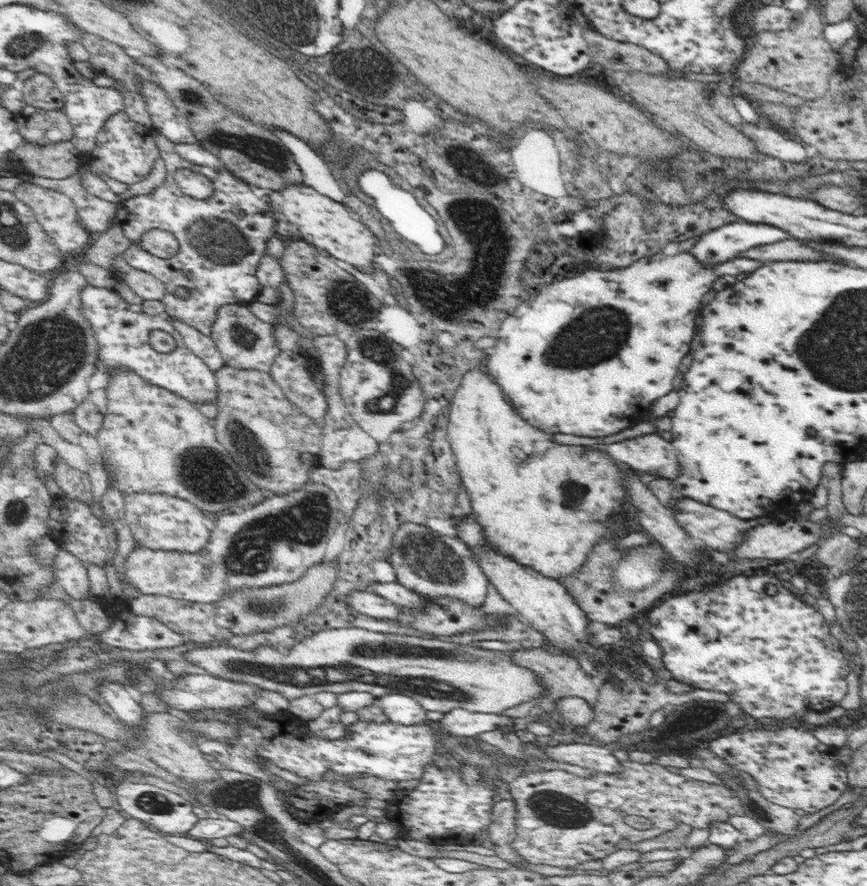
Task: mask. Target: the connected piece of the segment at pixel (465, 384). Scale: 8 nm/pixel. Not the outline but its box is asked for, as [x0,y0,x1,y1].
[447,366,629,579]

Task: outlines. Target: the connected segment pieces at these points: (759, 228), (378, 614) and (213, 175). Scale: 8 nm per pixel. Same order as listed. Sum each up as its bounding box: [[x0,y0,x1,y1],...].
[[691,220,786,266],[346,590,400,622],[116,134,277,335]]

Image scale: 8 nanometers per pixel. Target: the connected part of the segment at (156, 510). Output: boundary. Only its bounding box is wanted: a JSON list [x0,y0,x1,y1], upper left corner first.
[123,492,210,554]

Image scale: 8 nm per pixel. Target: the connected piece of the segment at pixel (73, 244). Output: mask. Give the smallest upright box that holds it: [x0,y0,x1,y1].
[13,172,93,253]

